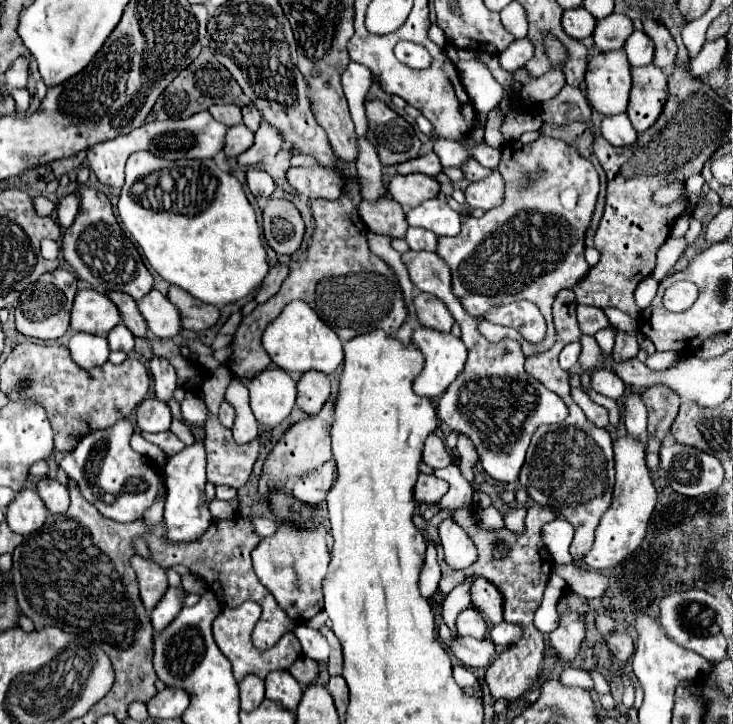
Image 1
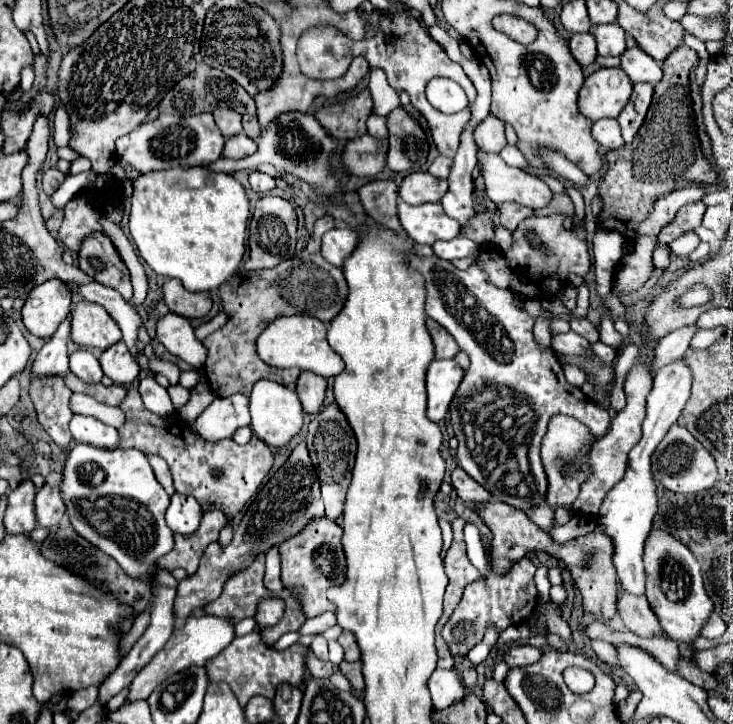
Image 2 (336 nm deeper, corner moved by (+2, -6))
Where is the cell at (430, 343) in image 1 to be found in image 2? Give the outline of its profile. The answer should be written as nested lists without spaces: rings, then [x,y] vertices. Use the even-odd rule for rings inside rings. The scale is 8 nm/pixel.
[[[434,360],[426,374],[428,410],[426,416],[432,422],[442,422],[448,416],[450,402],[464,378],[464,370],[454,360]]]

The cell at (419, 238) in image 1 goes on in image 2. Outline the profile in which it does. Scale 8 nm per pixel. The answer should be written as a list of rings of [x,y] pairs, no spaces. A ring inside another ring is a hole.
[[[456,236],[452,240],[446,242],[436,242],[434,246],[436,256],[444,258],[444,260],[454,260],[454,258],[466,258],[466,256],[476,256],[476,252],[480,250],[472,240],[464,238],[464,236]]]

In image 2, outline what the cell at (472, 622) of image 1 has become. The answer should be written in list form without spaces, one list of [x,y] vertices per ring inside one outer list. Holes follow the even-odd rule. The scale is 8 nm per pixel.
[[[482,536],[482,544],[484,544],[484,550],[486,550],[488,574],[466,586],[462,602],[458,604],[458,608],[454,610],[454,614],[448,618],[448,622],[442,628],[442,638],[444,638],[448,650],[454,658],[456,656],[466,656],[472,646],[482,642],[488,624],[494,624],[496,632],[502,632],[502,628],[508,628],[510,624],[516,625],[526,622],[534,614],[536,602],[538,602],[538,590],[536,590],[536,584],[534,584],[536,566],[530,562],[530,558],[524,556],[508,572],[496,574],[492,570],[490,542],[488,542],[486,536]]]

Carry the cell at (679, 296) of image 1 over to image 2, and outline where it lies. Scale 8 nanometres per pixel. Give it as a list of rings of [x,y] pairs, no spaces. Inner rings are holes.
[[[694,286],[690,292],[686,292],[682,298],[680,298],[680,306],[696,306],[696,304],[704,304],[708,302],[710,298],[710,290],[704,288],[704,286]]]

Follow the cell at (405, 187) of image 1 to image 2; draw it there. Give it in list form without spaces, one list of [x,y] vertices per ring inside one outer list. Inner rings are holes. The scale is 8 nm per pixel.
[[[412,172],[402,180],[400,198],[408,204],[424,204],[424,202],[440,202],[440,198],[448,192],[448,182],[434,178],[428,172]]]

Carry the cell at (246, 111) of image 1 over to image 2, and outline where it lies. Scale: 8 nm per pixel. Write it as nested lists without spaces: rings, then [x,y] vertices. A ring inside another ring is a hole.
[[[244,116],[244,118],[242,118],[242,126],[244,126],[246,136],[250,136],[252,140],[256,140],[256,138],[260,136],[260,132],[262,132],[256,116]]]

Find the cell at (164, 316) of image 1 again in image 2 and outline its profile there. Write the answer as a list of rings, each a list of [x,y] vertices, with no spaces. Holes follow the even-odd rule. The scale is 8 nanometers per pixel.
[[[166,314],[158,322],[158,340],[166,346],[168,352],[182,358],[196,370],[204,367],[206,346],[194,336],[194,328],[188,318],[178,314]]]

